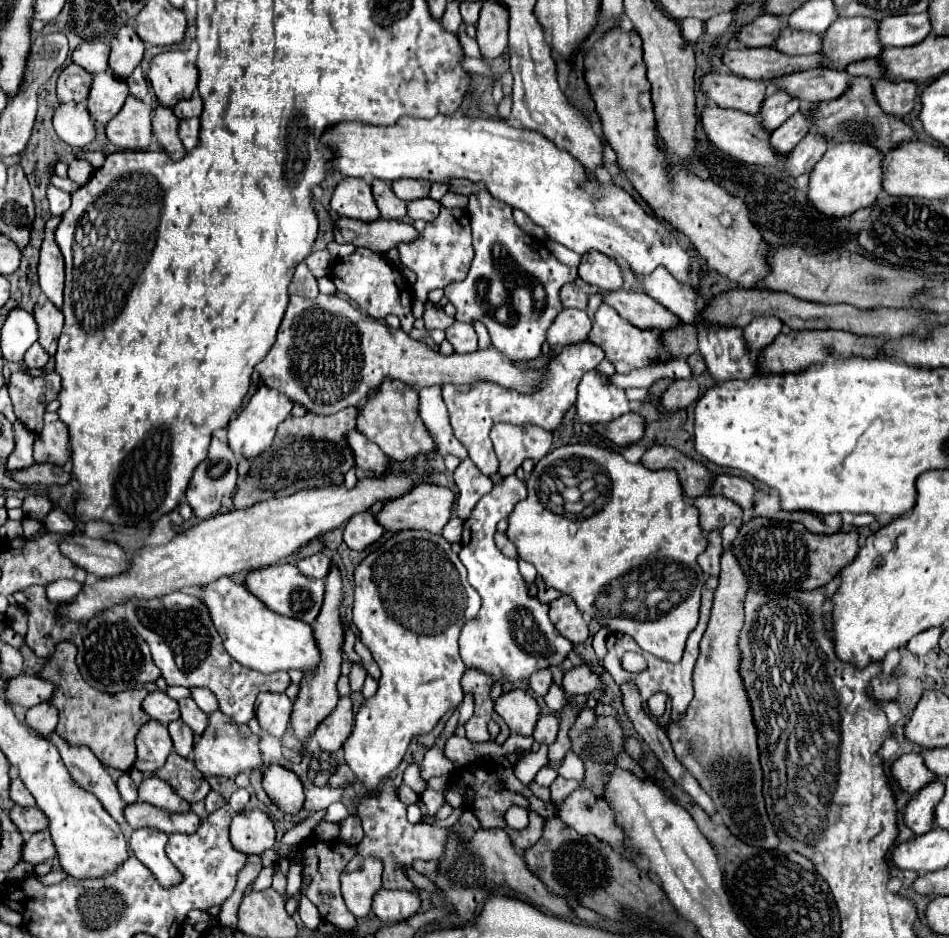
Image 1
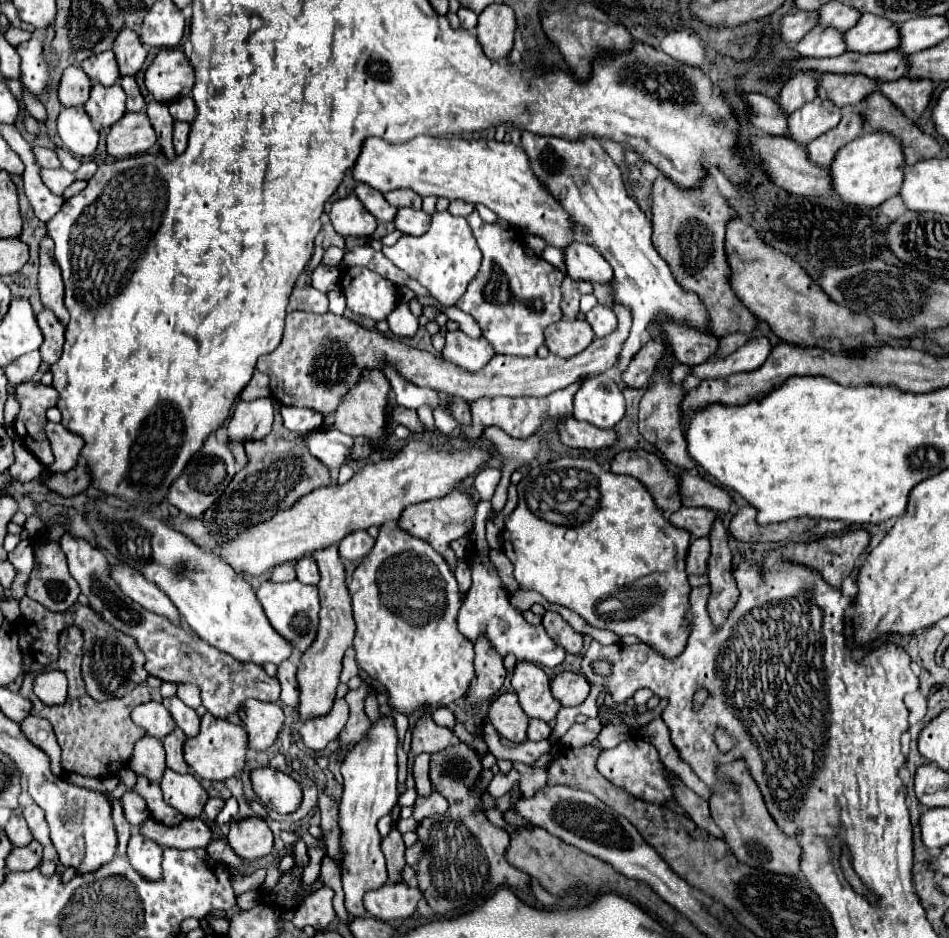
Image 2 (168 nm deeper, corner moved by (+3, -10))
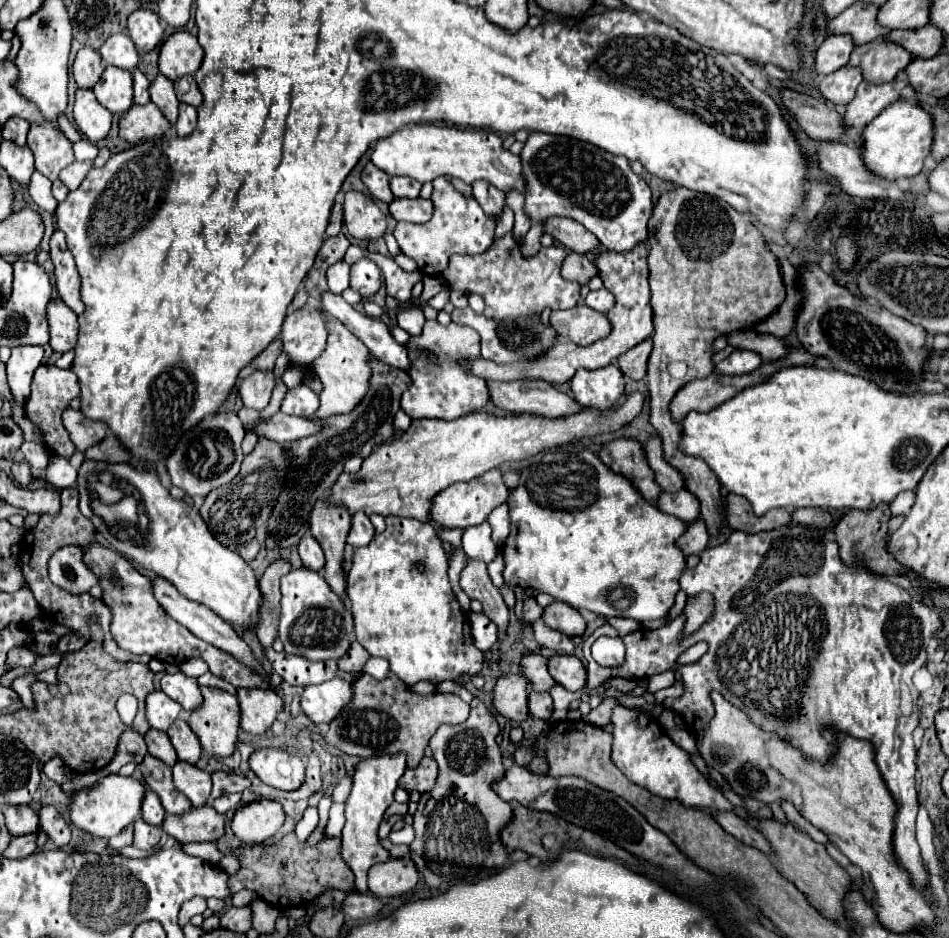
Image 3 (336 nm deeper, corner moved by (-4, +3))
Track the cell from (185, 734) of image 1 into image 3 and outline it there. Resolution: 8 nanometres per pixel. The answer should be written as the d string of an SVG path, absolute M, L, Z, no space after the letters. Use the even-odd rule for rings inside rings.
M176 719L172 723L172 727L168 729L168 737L178 753L180 761L188 761L188 763L196 763L200 759L202 747L198 737L192 733L192 729L188 727L188 723L184 719Z

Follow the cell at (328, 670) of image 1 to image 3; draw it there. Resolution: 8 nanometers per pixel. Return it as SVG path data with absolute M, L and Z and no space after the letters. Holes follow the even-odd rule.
M324 499L314 505L310 515L310 531L326 555L324 579L342 599L346 599L346 575L342 571L342 557L346 535L350 531L350 519L352 517L348 509L342 505L324 505Z

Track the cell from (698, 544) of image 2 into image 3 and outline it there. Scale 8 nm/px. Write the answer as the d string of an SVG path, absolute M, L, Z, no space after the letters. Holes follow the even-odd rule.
M696 519L692 523L688 523L686 531L682 533L682 537L676 539L676 547L684 553L684 555L692 555L692 553L702 553L706 549L708 543L708 531L706 531L706 523L704 519Z

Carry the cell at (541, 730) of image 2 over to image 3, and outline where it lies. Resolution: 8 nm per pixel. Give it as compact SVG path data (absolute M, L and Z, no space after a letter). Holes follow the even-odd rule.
M530 691L528 693L528 711L538 719L550 719L552 715L552 697L546 691Z

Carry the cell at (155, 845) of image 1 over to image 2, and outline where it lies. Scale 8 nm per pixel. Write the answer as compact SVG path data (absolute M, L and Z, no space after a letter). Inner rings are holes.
M133 834L127 846L127 858L131 862L131 866L143 874L149 880L161 880L163 878L163 870L161 870L161 854L163 848L141 836L141 834Z

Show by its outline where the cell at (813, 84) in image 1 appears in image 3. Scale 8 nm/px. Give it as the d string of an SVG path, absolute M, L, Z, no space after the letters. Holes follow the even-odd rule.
M880 39L880 41L856 45L848 65L860 67L864 71L864 79L878 85L892 81L912 61L914 61L912 53L900 49L900 45L892 41Z

